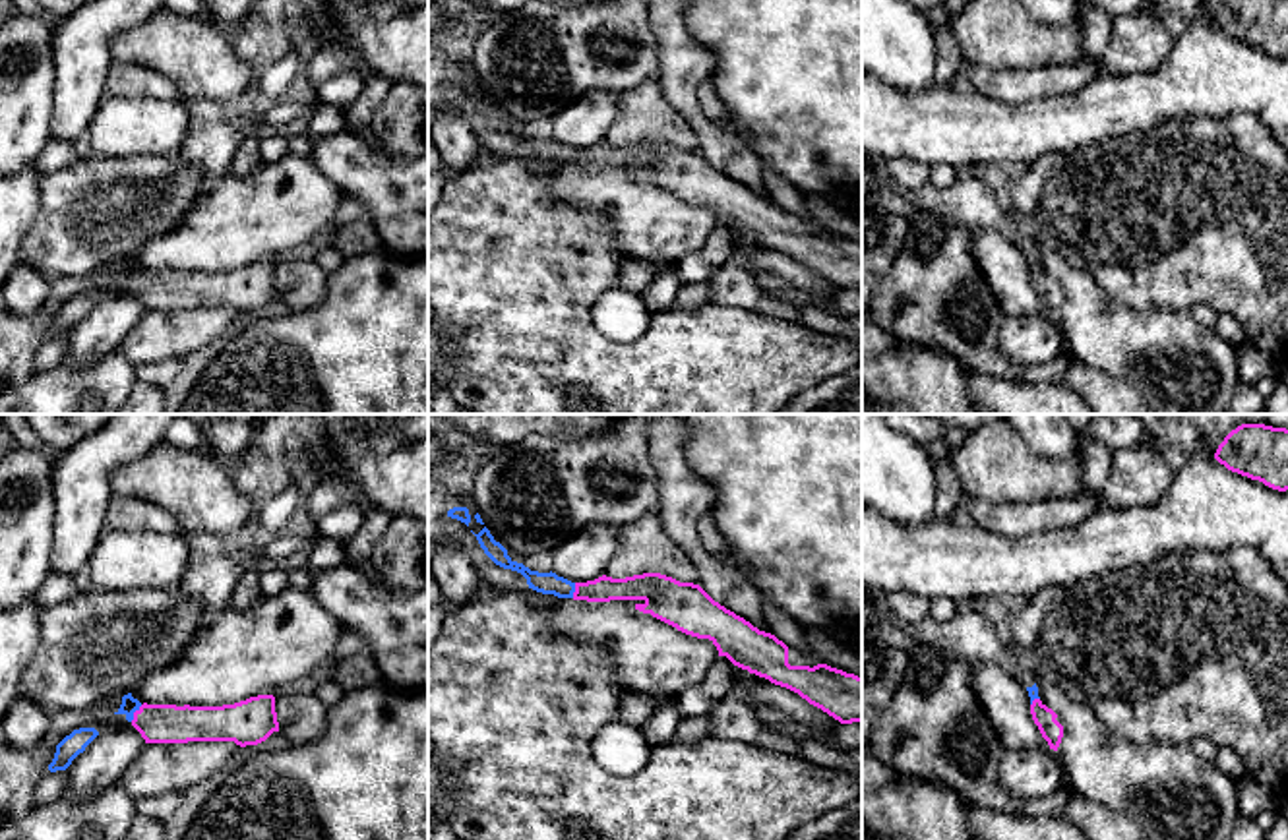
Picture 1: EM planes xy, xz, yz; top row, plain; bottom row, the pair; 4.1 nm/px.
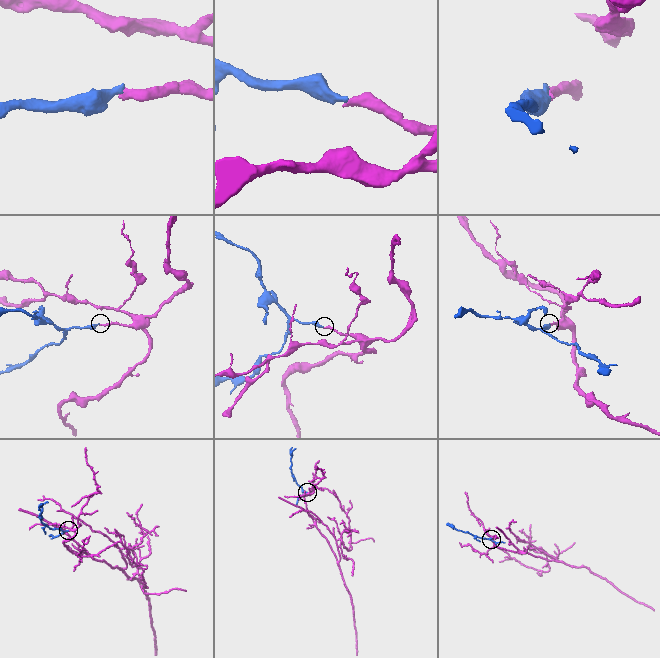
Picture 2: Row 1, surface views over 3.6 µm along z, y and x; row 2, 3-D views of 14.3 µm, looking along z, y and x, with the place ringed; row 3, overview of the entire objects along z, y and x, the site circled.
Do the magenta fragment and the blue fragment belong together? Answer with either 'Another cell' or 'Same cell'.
Same cell

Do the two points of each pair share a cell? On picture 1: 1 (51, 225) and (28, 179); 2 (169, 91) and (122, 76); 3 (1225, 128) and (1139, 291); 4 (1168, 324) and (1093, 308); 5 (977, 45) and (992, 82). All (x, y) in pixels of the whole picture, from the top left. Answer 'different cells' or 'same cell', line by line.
1: different cells
2: same cell
3: same cell
4: same cell
5: different cells

